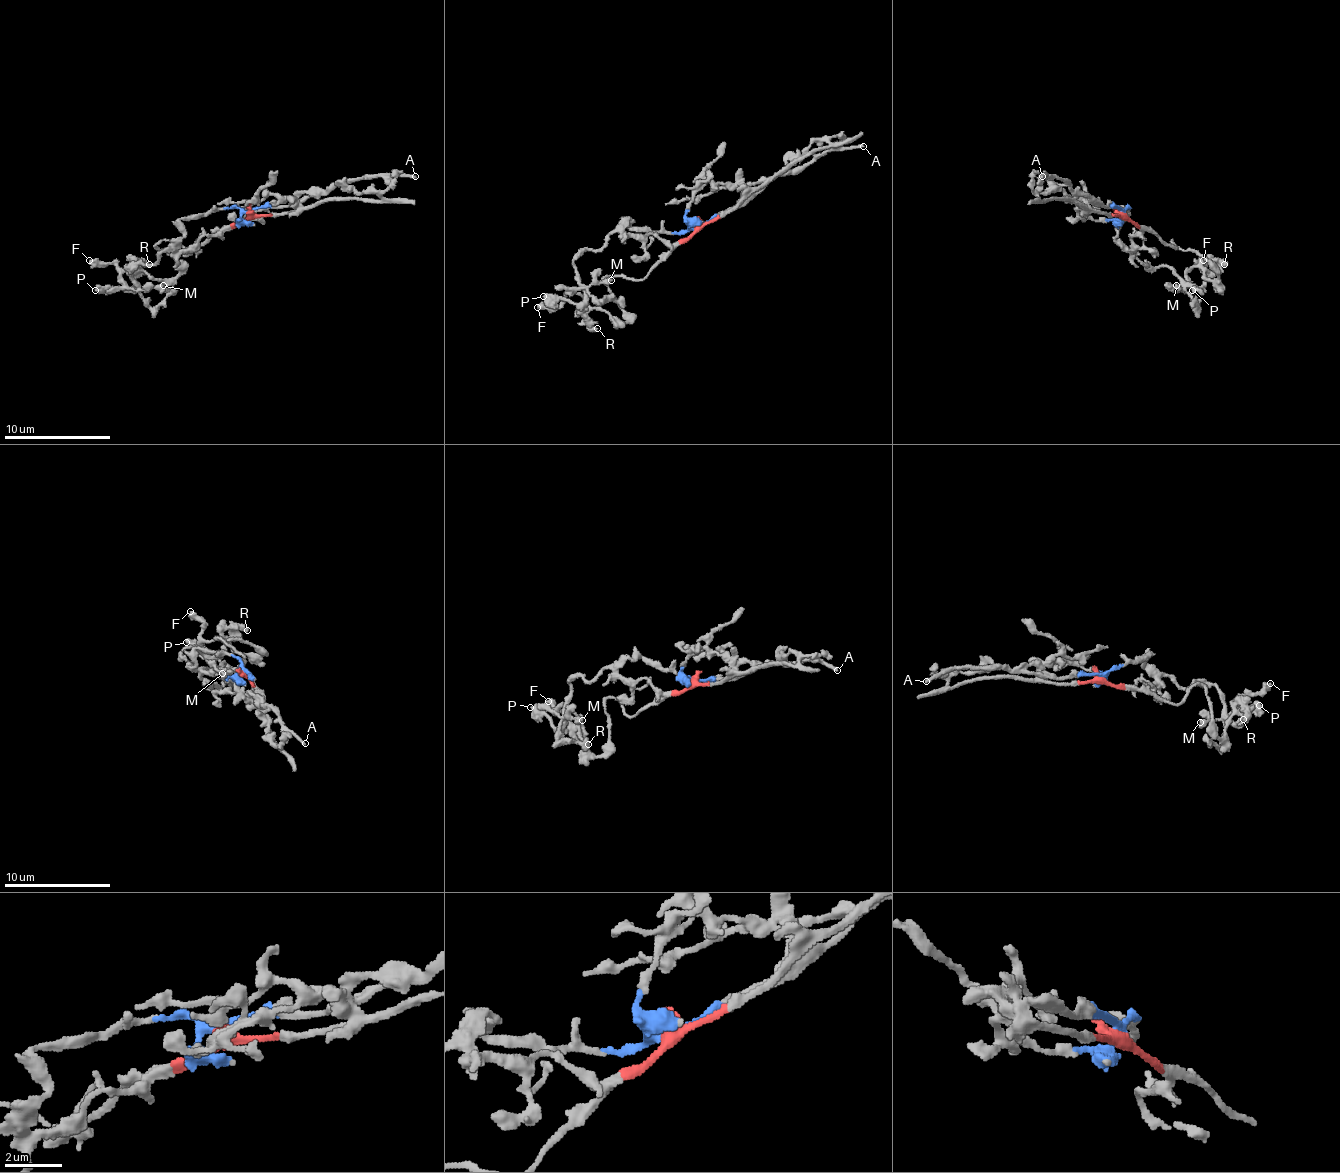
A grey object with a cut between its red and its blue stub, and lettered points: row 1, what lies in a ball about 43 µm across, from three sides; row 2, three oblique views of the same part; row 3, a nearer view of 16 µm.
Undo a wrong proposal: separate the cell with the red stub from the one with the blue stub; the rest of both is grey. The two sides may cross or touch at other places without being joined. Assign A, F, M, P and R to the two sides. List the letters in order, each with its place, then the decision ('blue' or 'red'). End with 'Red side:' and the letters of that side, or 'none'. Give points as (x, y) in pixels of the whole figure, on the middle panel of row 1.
A: (863, 146) | blue
F: (537, 307) | red
M: (611, 280) | red
P: (543, 296) | blue
R: (597, 328) | red
Red side: F, M, R

